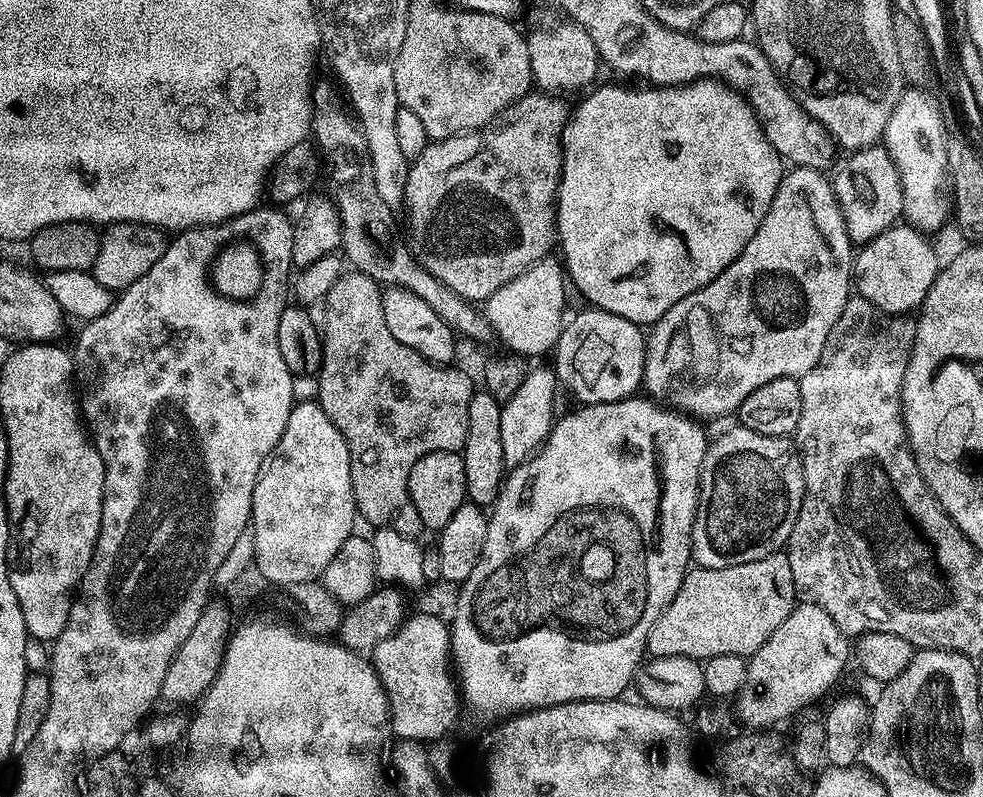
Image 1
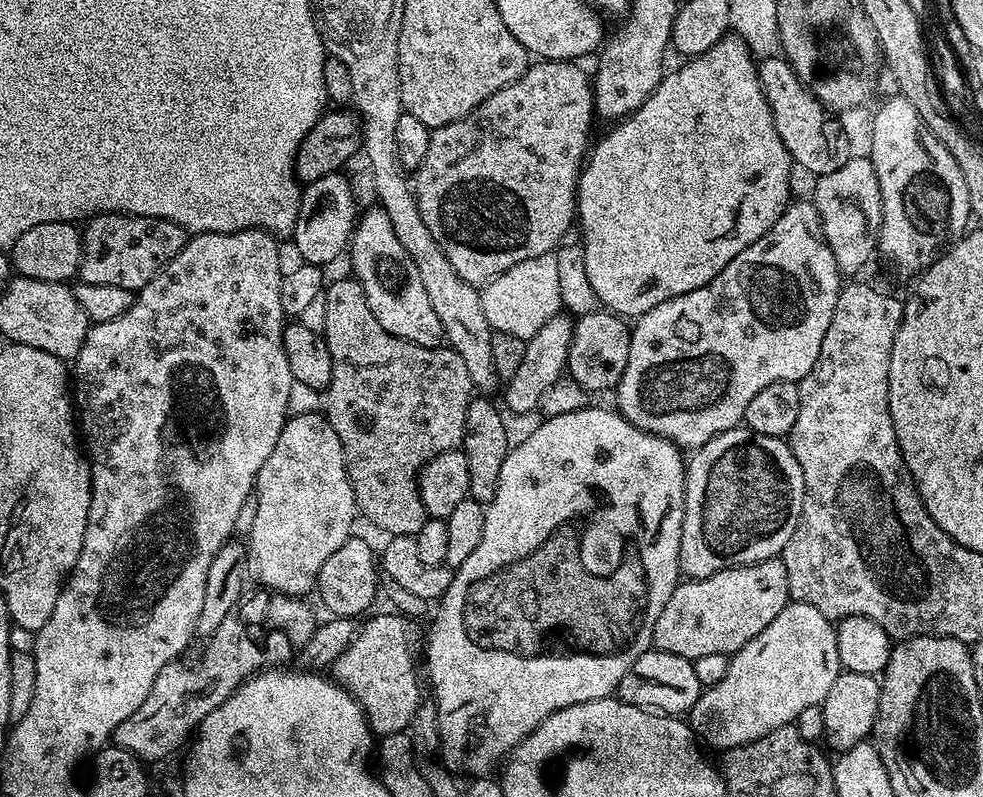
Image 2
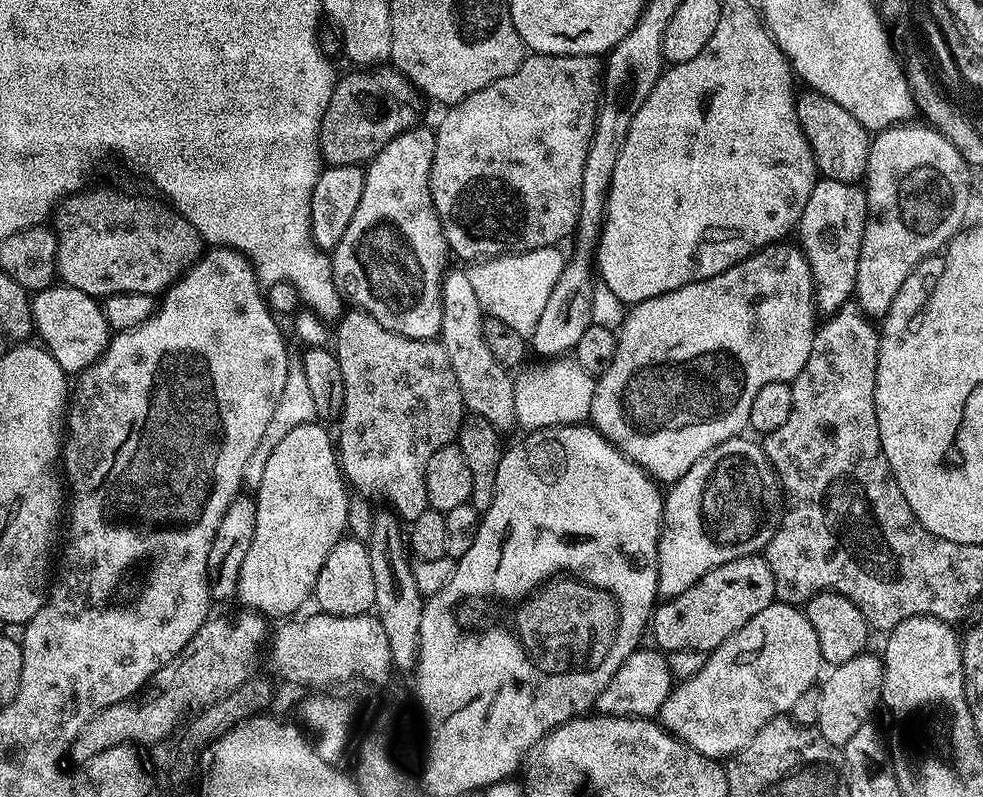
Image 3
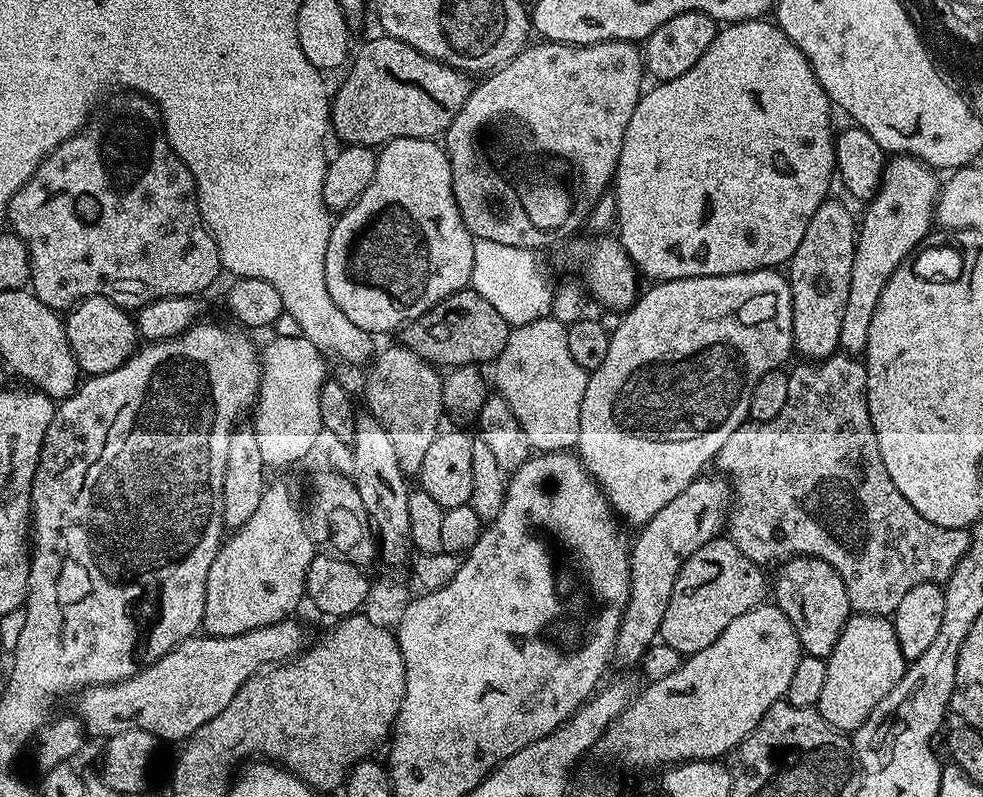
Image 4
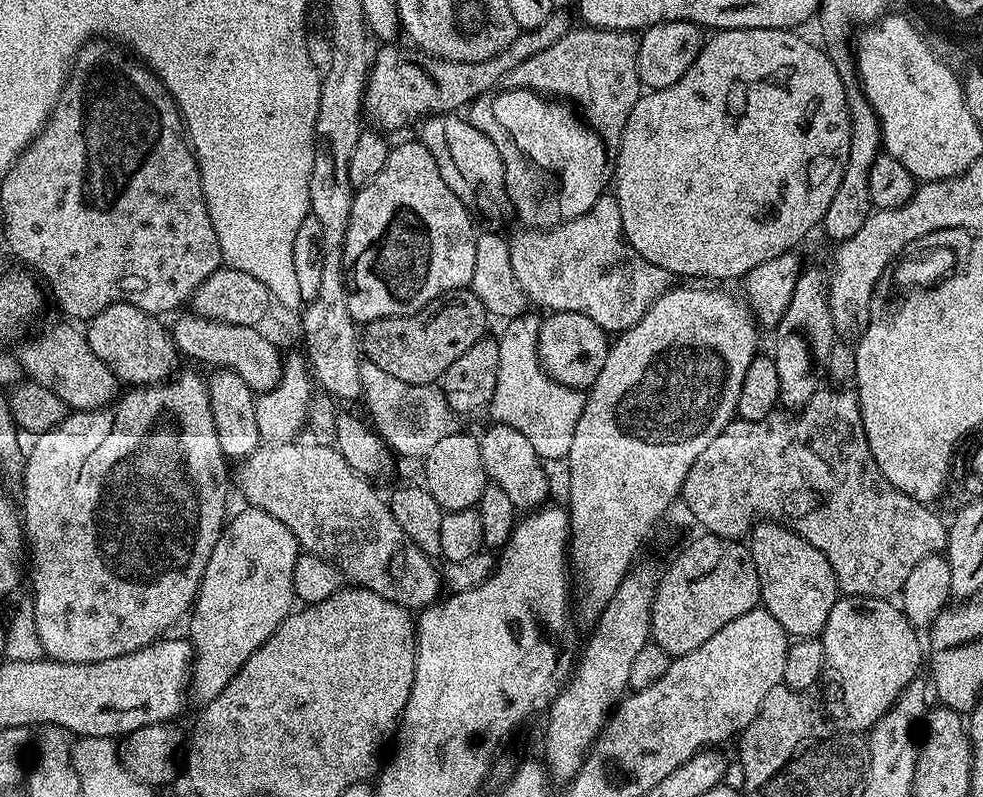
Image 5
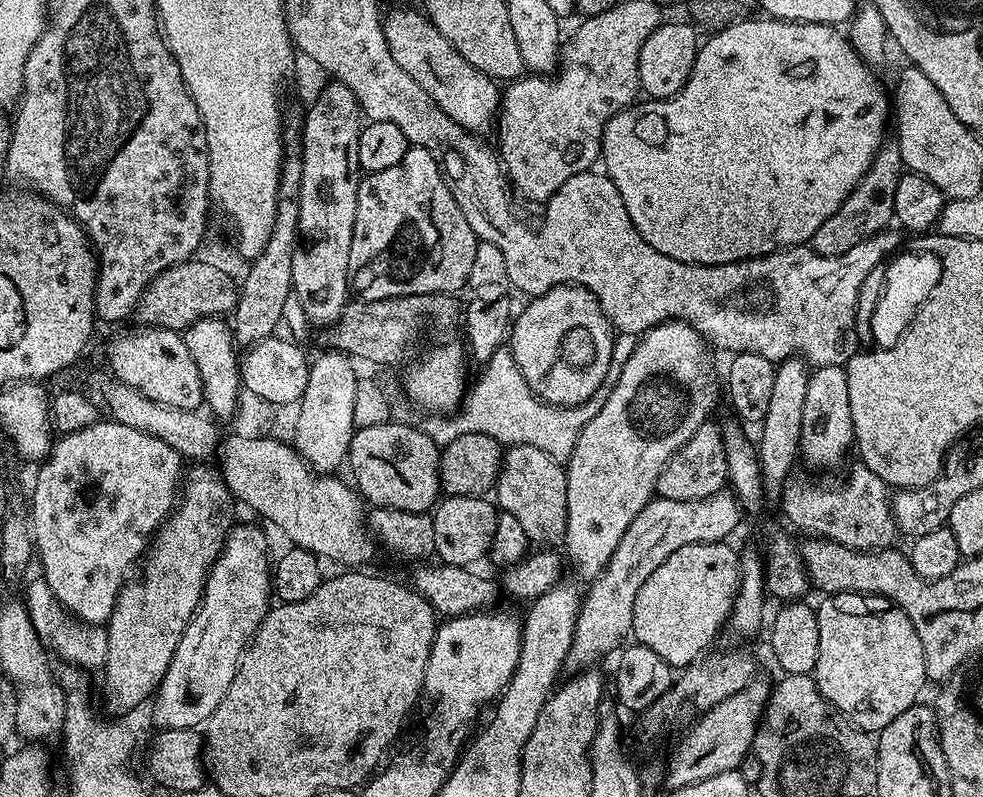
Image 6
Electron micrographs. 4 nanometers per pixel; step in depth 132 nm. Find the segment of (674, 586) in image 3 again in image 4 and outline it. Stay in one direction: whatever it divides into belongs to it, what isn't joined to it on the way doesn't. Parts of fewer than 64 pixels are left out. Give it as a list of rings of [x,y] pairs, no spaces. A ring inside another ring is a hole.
[[[701,475],[674,502],[666,502],[650,522],[639,529],[640,532],[630,544],[628,561],[628,601],[622,613],[616,650],[617,661],[624,664],[639,665],[644,651],[657,643],[660,635],[660,623],[666,614],[666,606],[670,606],[670,594],[674,590],[674,582],[690,554],[706,542],[717,539],[726,524],[726,507],[728,504],[728,488],[721,475]]]

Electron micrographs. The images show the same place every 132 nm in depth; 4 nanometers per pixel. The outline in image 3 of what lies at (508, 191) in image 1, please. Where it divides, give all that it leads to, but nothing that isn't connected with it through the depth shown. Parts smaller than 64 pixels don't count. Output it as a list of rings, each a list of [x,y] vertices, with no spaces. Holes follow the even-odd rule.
[[[539,54],[525,55],[523,62],[506,78],[498,78],[490,82],[482,90],[470,94],[466,99],[458,104],[453,104],[447,109],[448,112],[440,120],[440,125],[435,125],[436,145],[432,151],[432,169],[430,170],[430,194],[436,207],[436,212],[440,216],[440,225],[448,239],[448,247],[453,257],[461,256],[467,262],[476,262],[481,257],[489,258],[503,256],[505,253],[520,253],[538,250],[539,247],[550,247],[559,245],[559,240],[564,240],[573,235],[576,230],[576,223],[580,217],[580,207],[582,206],[582,166],[586,166],[586,154],[590,150],[590,142],[594,134],[596,125],[596,113],[600,110],[602,99],[602,64],[594,56],[541,56]],[[472,176],[504,176],[508,184],[512,184],[510,191],[516,188],[516,193],[520,192],[520,204],[516,208],[504,208],[504,220],[512,224],[512,228],[500,228],[500,208],[488,208],[488,196],[484,192],[491,192],[494,186],[491,184],[468,184]],[[468,204],[476,204],[476,212],[496,212],[496,216],[480,216],[480,220],[472,220],[468,216]]]

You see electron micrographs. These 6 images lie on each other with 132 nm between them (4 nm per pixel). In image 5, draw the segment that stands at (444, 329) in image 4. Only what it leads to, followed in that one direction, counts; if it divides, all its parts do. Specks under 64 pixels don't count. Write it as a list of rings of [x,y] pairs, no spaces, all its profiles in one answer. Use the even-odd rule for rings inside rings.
[[[471,287],[455,288],[431,300],[421,312],[367,321],[362,328],[362,352],[367,360],[374,362],[374,366],[386,370],[386,374],[394,374],[398,382],[432,386],[444,377],[446,370],[461,358],[470,346],[485,339],[487,332],[484,331],[488,328],[488,320],[490,321],[490,313]]]

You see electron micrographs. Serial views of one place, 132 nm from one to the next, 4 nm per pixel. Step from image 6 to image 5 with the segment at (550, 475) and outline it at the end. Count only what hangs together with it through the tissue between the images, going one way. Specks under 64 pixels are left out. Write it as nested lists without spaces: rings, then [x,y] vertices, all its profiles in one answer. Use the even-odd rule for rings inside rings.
[[[489,423],[484,433],[479,433],[482,466],[488,471],[491,483],[502,486],[506,490],[510,502],[518,510],[535,510],[545,503],[548,496],[548,476],[544,473],[545,465],[540,456],[530,446],[530,442],[518,434],[509,424]]]

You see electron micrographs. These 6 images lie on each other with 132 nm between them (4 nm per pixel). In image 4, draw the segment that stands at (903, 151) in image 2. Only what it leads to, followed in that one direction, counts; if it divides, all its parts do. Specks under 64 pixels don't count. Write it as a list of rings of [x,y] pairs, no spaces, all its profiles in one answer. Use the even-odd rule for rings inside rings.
[[[897,155],[885,163],[880,191],[873,200],[867,201],[865,208],[868,209],[864,212],[864,224],[862,220],[856,233],[856,257],[850,270],[850,294],[846,298],[846,310],[842,314],[840,335],[840,348],[847,355],[859,357],[863,353],[864,347],[868,344],[870,322],[886,282],[892,277],[894,270],[901,267],[928,240],[926,239],[928,231],[934,228],[934,205],[942,183],[941,177],[936,176],[939,175],[933,169],[920,160],[912,159],[911,156]]]

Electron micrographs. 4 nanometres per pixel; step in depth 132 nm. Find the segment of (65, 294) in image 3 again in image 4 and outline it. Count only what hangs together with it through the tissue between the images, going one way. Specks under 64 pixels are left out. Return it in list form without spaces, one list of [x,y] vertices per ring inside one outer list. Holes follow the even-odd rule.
[[[91,296],[67,313],[63,321],[66,338],[73,350],[81,373],[101,376],[104,372],[118,370],[138,351],[136,321],[125,309],[105,296]]]

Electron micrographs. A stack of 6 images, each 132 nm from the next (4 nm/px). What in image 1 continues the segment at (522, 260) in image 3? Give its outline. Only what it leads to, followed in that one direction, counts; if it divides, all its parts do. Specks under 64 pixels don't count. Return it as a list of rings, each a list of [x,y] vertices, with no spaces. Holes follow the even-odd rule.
[[[547,256],[539,260],[534,266],[526,269],[516,279],[512,279],[506,286],[500,287],[484,302],[484,313],[492,327],[493,333],[505,342],[509,351],[517,355],[531,358],[548,353],[555,347],[564,325],[564,302],[566,300],[566,276],[561,261],[554,256]]]

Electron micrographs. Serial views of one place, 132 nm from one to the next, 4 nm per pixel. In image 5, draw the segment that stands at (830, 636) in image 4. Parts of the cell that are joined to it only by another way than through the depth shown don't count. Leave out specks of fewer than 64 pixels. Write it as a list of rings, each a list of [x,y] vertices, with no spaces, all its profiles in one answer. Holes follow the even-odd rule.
[[[770,520],[753,524],[746,543],[754,558],[754,570],[758,570],[762,607],[783,626],[789,637],[819,637],[838,598],[836,575],[826,554],[818,546],[810,546],[797,532]]]

